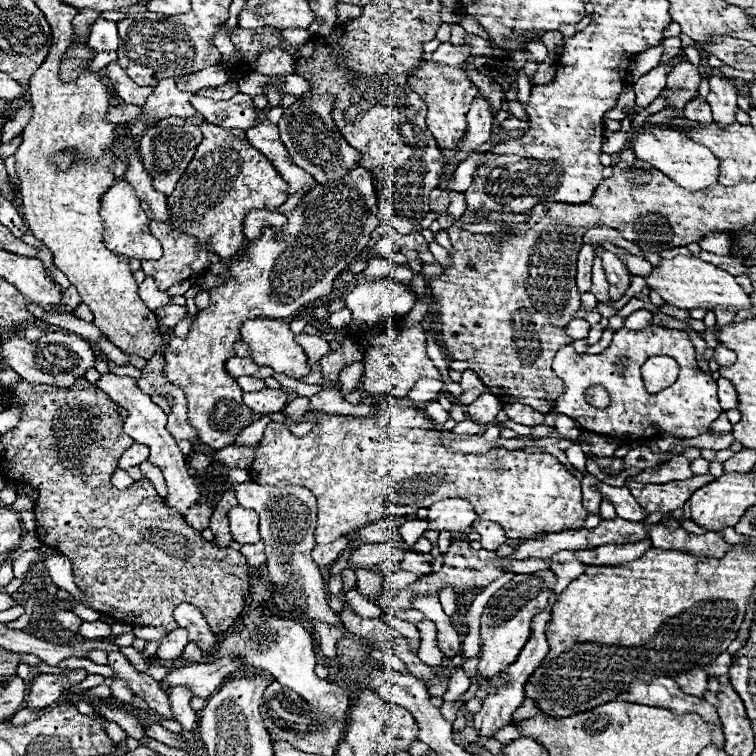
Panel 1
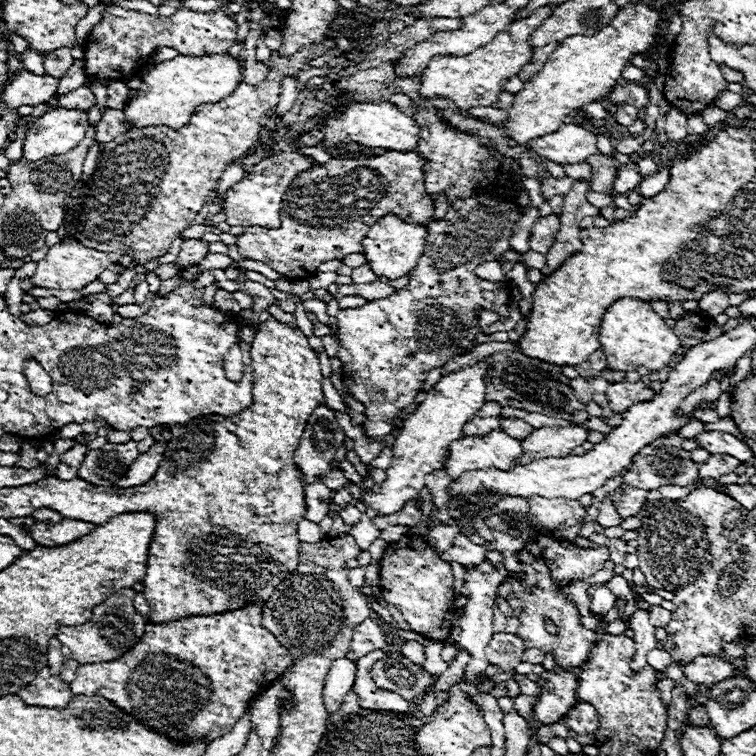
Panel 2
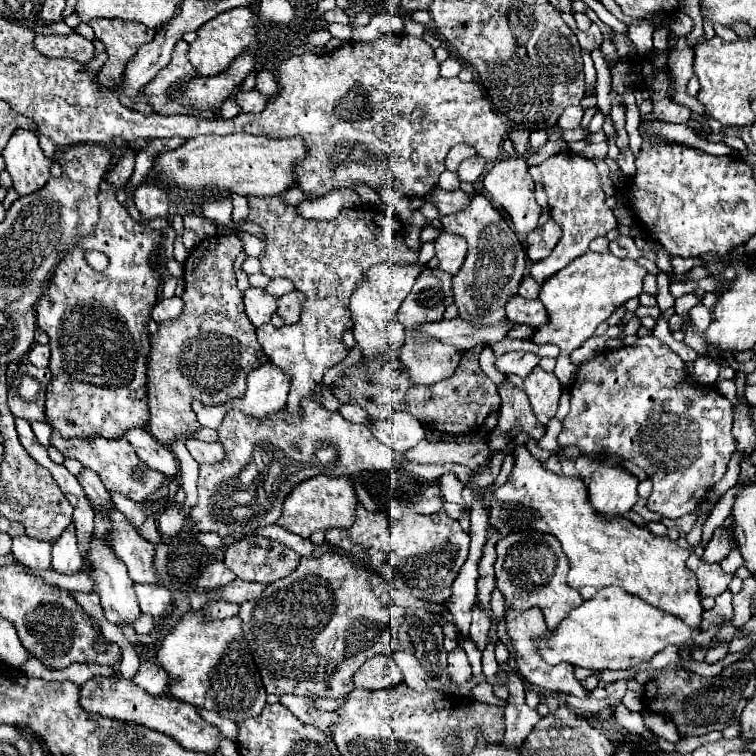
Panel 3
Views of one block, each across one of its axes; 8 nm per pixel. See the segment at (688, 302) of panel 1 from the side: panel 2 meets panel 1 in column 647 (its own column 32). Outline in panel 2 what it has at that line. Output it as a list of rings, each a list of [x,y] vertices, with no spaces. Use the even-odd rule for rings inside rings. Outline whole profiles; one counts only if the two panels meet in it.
[[[66,240],[56,246],[52,246],[44,260],[38,262],[38,268],[34,276],[30,276],[30,282],[34,286],[42,288],[56,288],[56,290],[82,290],[86,284],[98,280],[98,276],[110,266],[120,262],[122,256],[126,256],[126,250],[120,252],[98,252],[94,248],[86,248],[76,240]]]

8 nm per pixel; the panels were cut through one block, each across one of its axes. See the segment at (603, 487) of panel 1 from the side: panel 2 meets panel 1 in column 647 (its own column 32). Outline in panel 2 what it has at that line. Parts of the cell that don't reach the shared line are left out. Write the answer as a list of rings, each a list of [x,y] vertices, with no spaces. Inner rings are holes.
[[[38,508],[38,512],[32,512],[32,518],[36,518],[38,522],[46,522],[46,524],[58,524],[62,520],[62,516],[50,508]]]

